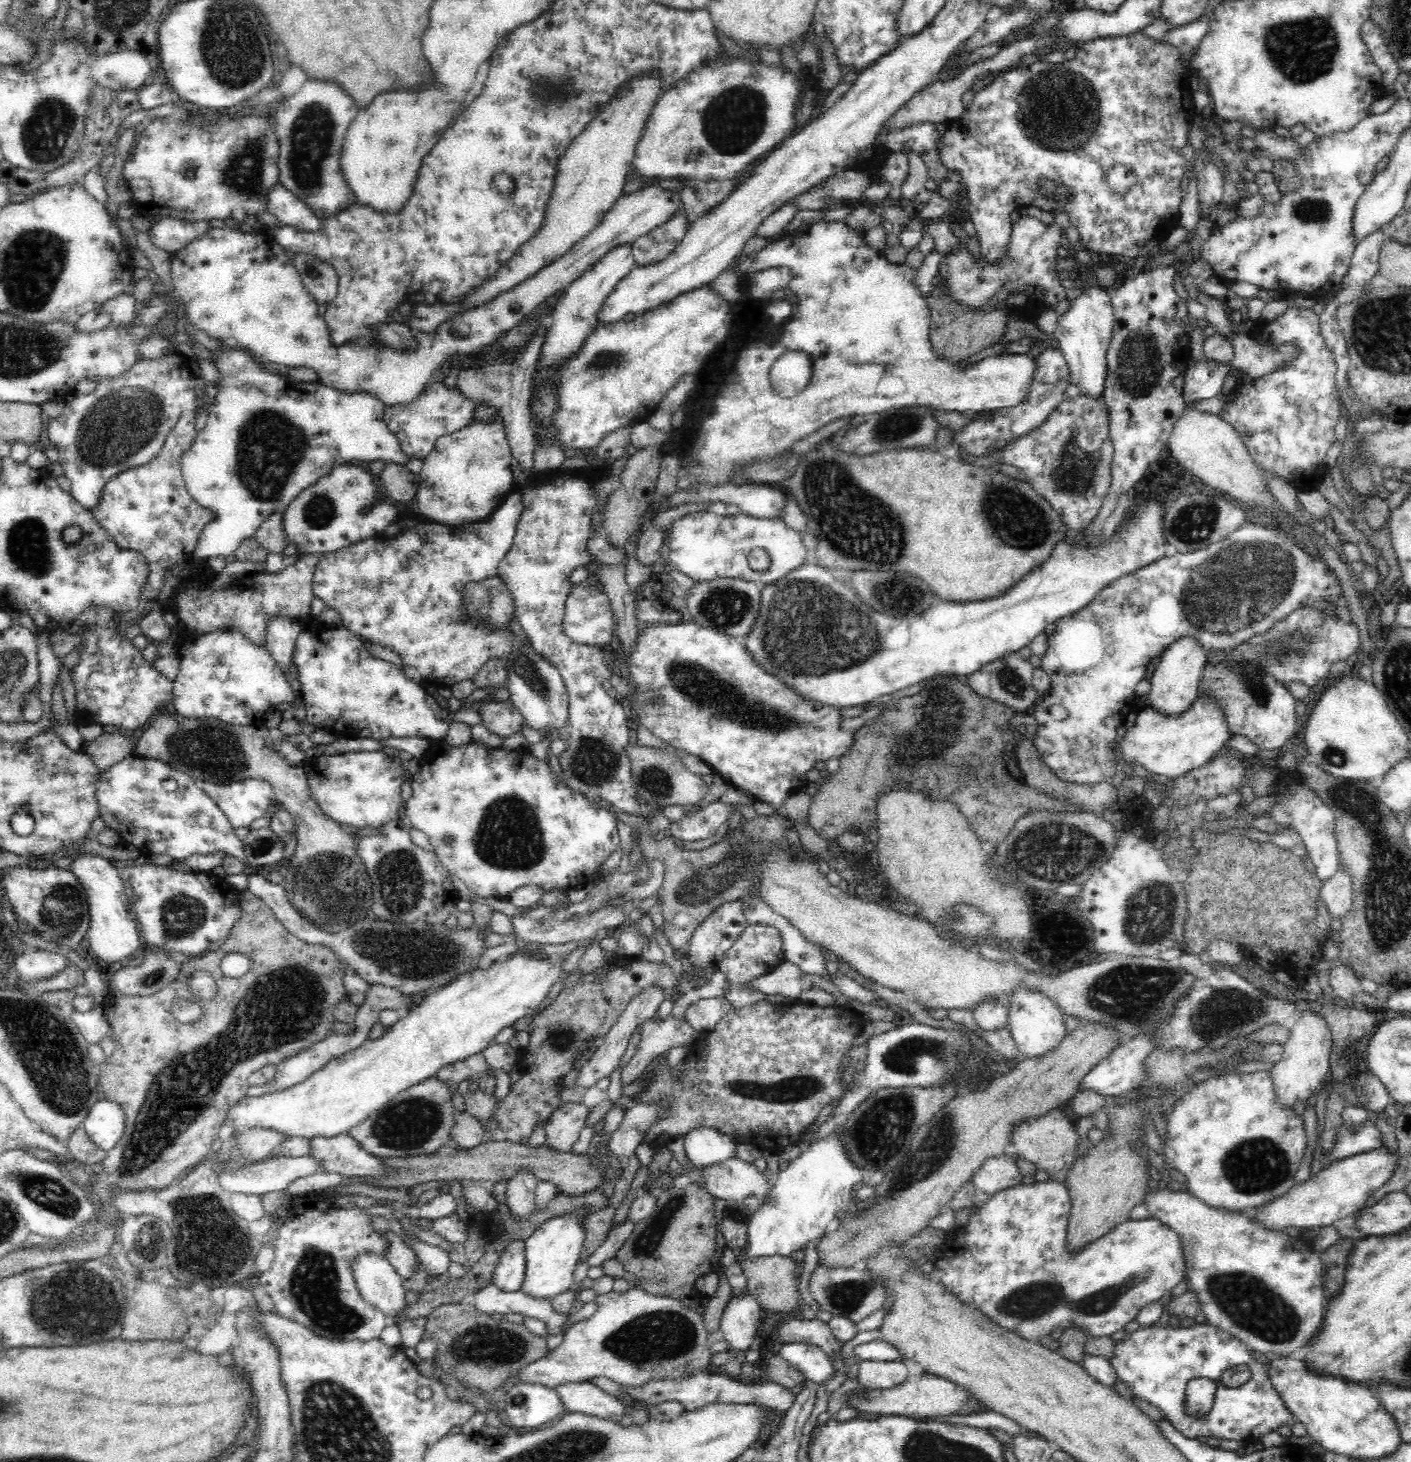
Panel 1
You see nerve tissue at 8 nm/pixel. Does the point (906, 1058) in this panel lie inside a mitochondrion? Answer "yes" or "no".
yes

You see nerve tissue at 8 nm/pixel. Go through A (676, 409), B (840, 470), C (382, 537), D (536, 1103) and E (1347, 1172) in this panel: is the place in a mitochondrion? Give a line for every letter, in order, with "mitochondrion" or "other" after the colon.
A: other
B: mitochondrion
C: other
D: other
E: other

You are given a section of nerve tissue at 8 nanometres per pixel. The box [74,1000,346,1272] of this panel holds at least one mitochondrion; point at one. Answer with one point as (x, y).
(148, 1243)

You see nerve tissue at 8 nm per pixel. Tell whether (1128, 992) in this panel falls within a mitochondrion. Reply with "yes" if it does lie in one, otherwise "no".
yes

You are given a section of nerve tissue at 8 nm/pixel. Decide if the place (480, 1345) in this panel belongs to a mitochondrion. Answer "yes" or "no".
yes

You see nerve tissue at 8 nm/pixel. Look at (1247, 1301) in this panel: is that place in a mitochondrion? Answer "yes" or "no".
yes

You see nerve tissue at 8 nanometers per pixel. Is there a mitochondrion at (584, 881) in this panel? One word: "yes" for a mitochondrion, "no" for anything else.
no

